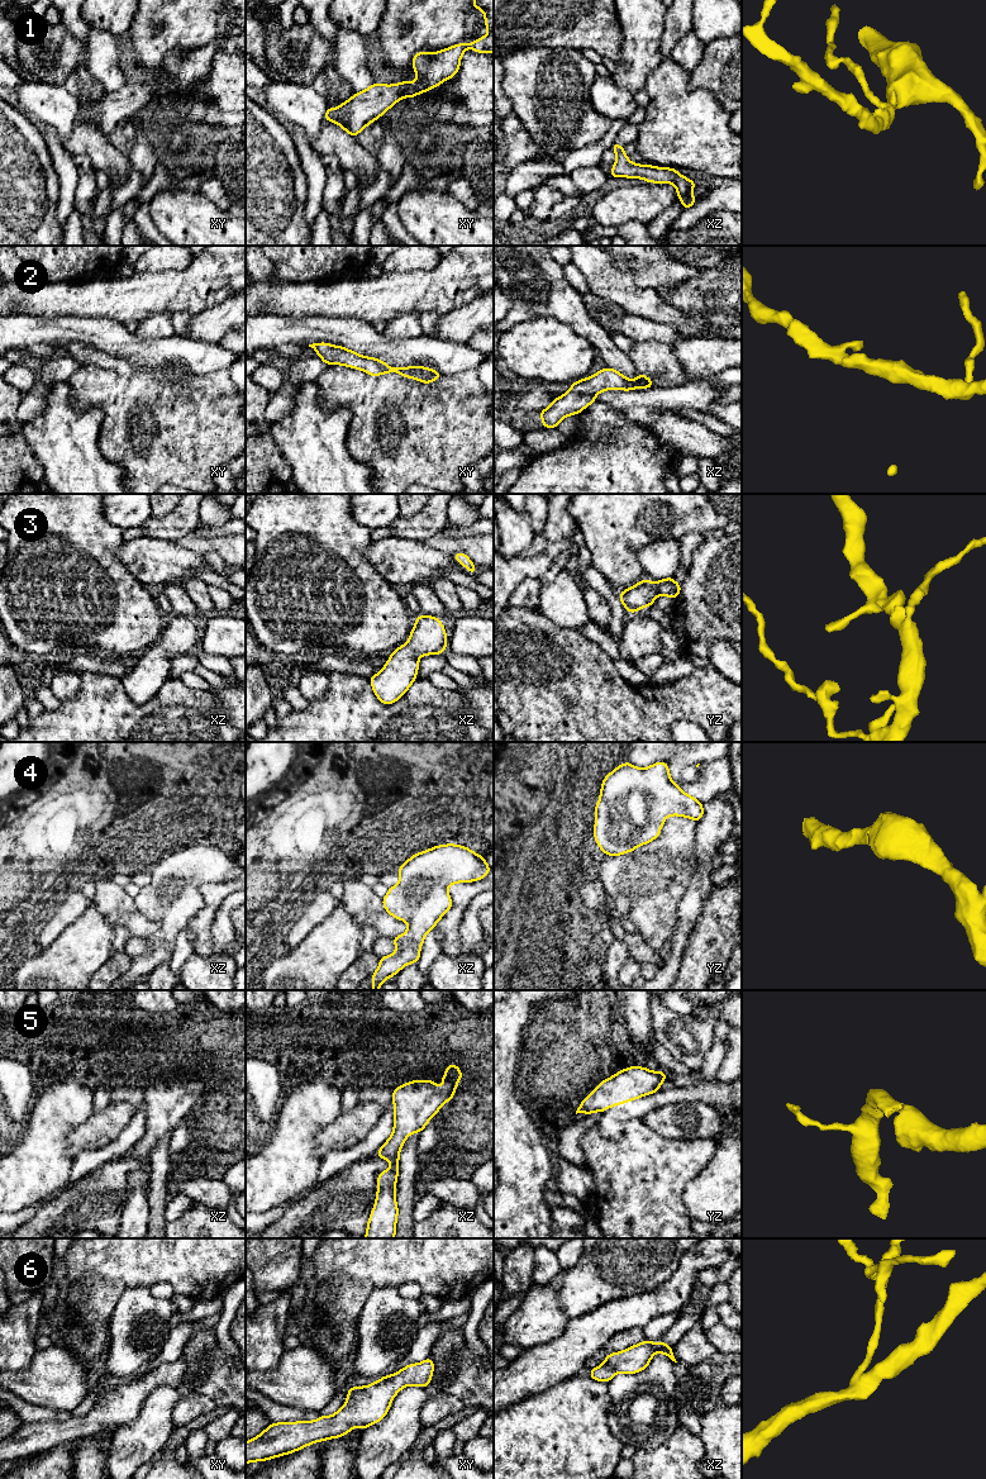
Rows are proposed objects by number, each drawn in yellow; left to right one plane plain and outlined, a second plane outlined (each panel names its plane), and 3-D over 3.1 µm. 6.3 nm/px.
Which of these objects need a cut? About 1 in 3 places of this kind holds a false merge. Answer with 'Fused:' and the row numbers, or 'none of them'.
Fused: none of them

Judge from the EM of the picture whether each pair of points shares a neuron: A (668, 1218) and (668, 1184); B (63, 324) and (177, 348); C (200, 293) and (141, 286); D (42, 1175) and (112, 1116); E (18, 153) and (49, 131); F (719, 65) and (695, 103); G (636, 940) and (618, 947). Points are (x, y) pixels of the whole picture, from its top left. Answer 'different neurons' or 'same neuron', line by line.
A: same neuron
B: same neuron
C: same neuron
D: different neurons
E: different neurons
F: different neurons
G: different neurons

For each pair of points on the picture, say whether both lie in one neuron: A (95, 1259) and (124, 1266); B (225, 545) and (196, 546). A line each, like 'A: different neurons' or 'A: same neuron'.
A: same neuron
B: same neuron

